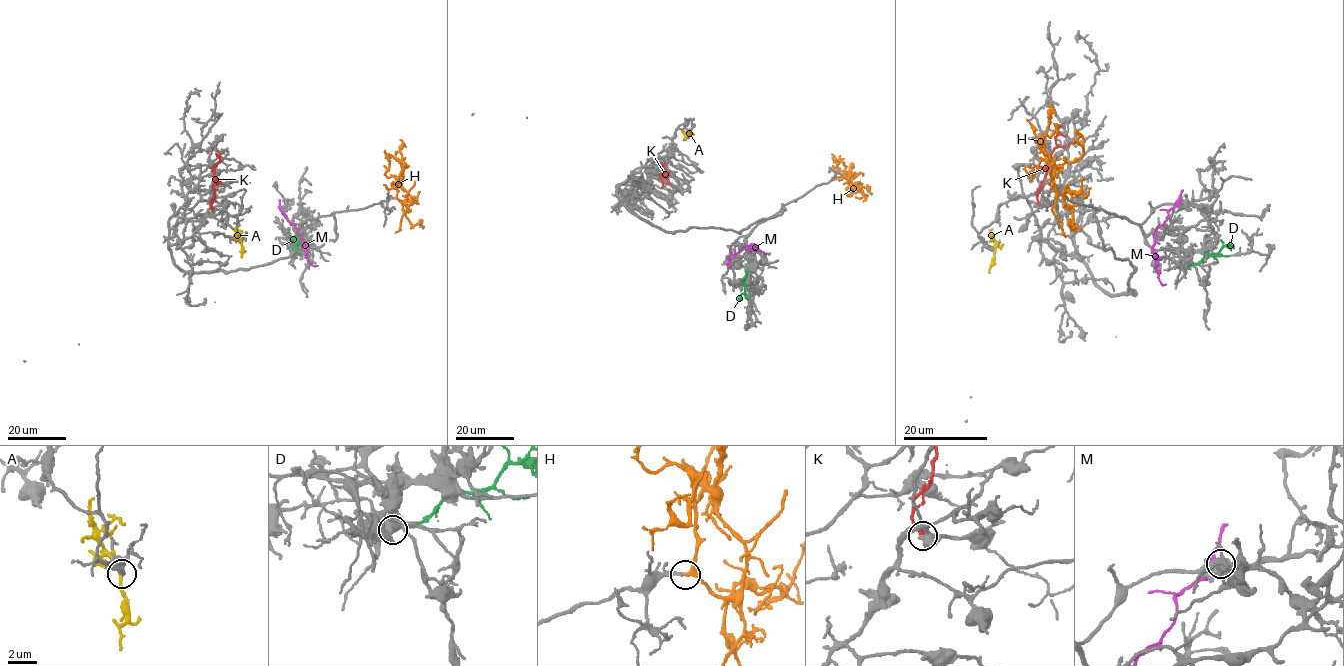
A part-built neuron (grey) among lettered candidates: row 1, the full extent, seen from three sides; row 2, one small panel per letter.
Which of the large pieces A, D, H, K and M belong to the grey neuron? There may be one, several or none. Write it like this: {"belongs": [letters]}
{"belongs": ["H"]}

